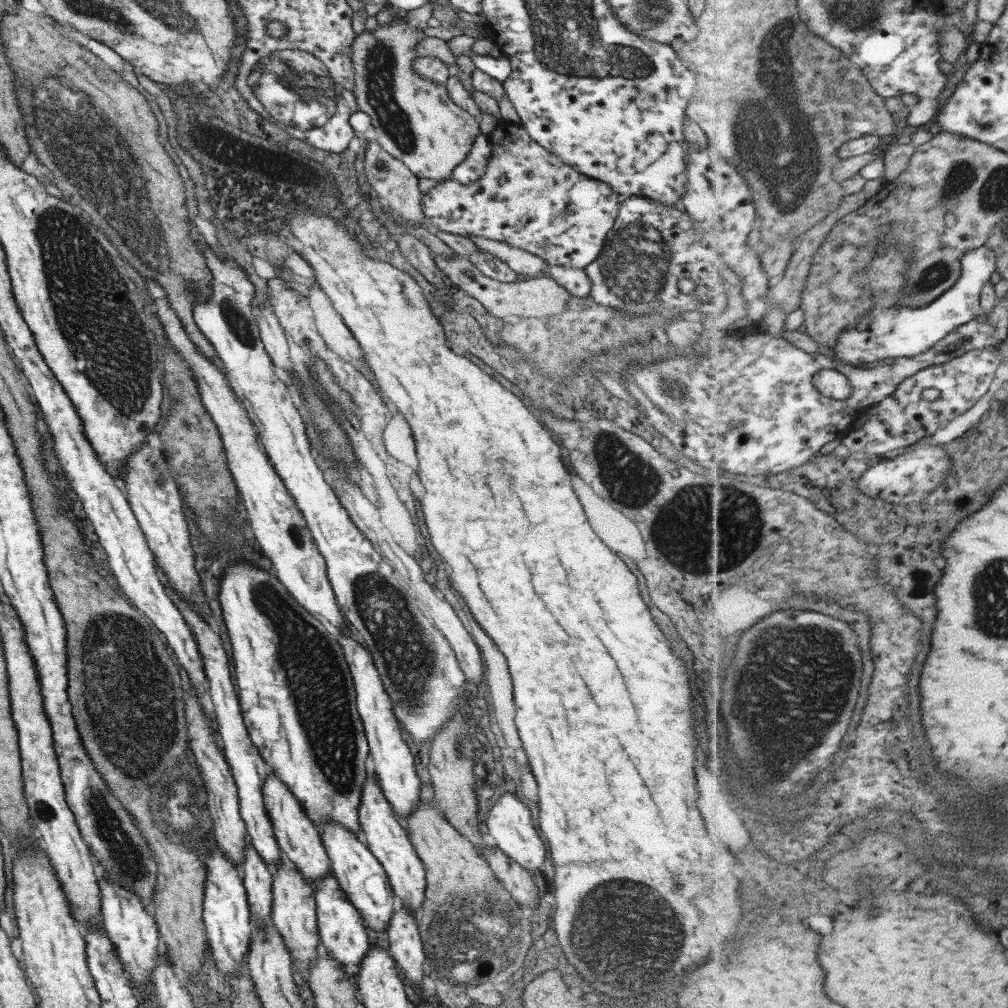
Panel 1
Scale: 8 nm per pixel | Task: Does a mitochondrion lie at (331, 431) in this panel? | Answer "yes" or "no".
yes

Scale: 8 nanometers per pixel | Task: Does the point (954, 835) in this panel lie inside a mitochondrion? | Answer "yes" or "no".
yes

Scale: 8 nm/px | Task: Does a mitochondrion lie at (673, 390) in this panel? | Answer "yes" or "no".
yes

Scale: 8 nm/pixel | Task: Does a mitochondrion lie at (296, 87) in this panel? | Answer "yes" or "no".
yes

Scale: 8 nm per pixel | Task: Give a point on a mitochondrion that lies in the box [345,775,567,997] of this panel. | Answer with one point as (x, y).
(469, 920)

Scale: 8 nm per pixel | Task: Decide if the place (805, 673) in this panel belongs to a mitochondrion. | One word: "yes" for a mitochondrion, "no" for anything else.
yes

